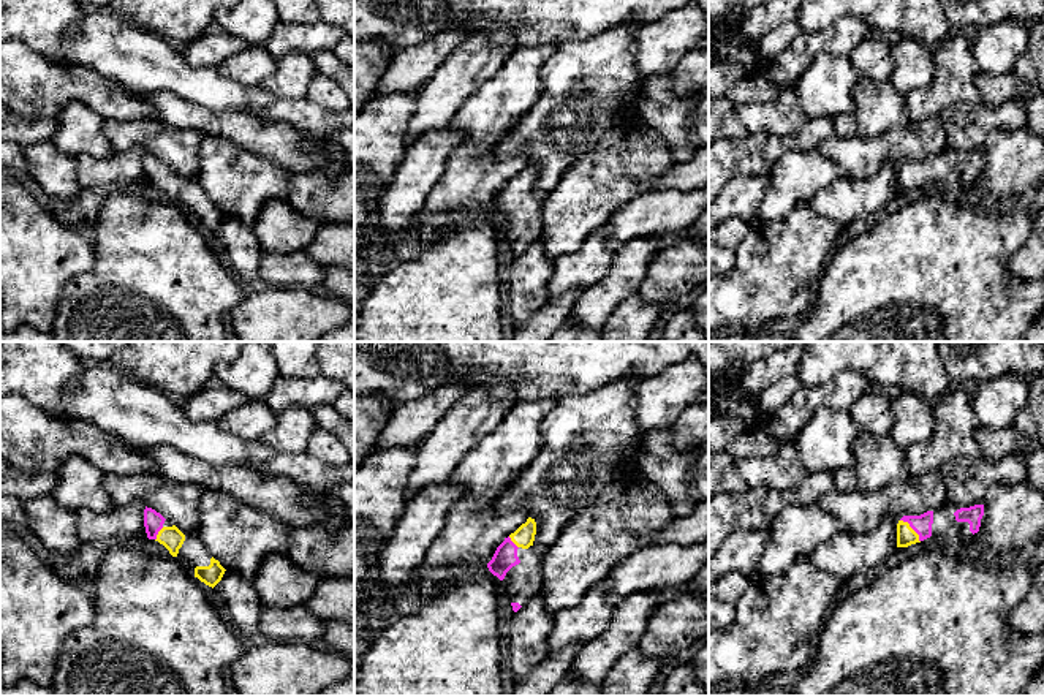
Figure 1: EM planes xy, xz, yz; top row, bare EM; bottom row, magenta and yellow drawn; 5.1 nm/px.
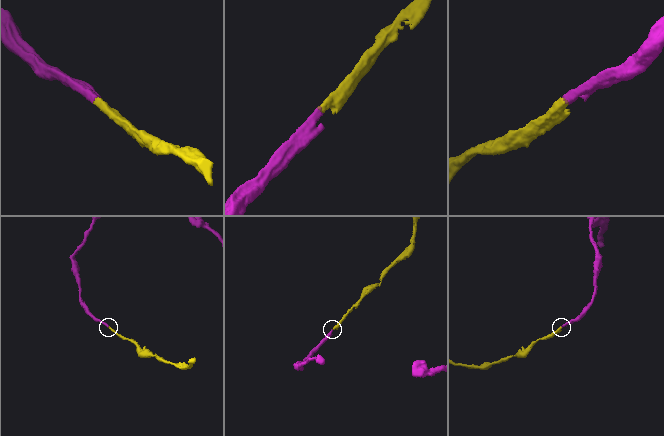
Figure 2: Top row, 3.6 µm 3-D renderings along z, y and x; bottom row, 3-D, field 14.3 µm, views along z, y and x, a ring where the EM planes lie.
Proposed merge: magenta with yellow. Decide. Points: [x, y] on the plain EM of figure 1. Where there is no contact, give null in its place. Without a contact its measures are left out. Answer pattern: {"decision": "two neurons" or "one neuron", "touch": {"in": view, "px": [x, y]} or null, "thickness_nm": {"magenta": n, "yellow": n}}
{"decision": "one neuron", "touch": {"in": "yz", "px": [911, 173]}, "thickness_nm": {"magenta": 100, "yellow": 100}}

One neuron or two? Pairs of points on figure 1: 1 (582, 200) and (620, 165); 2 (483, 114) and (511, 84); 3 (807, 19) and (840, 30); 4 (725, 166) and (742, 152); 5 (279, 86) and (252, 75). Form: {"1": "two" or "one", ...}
{"1": "one", "2": "one", "3": "two", "4": "one", "5": "two"}

